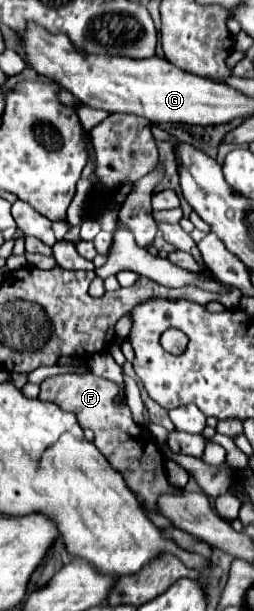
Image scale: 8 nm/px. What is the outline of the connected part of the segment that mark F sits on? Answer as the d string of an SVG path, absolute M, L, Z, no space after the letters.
M58 374L58 376L52 376L52 378L46 378L40 386L40 400L50 400L50 402L56 402L62 410L68 410L68 412L74 412L76 418L78 418L78 424L86 430L90 428L94 432L94 444L96 448L106 456L106 460L124 476L124 480L128 482L130 490L140 494L148 508L150 510L156 510L156 498L164 492L180 492L178 488L172 488L166 480L166 472L164 472L164 458L160 456L160 450L156 448L150 432L138 424L134 424L132 420L132 414L130 414L130 408L128 406L116 406L114 400L120 396L120 388L110 382L110 380L104 380L104 378L98 378L94 374Z

